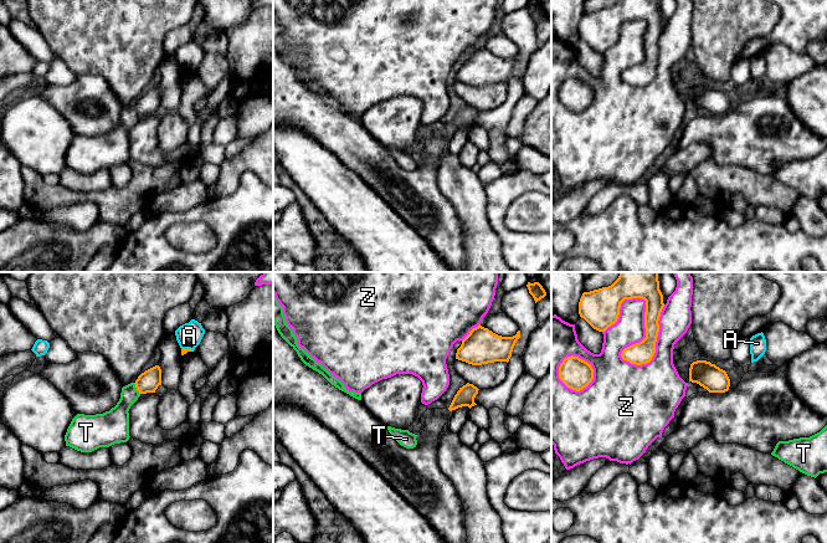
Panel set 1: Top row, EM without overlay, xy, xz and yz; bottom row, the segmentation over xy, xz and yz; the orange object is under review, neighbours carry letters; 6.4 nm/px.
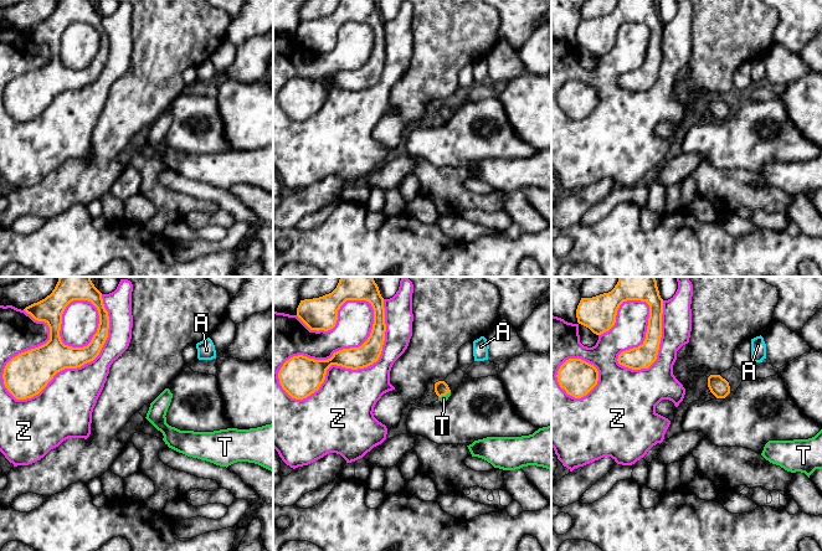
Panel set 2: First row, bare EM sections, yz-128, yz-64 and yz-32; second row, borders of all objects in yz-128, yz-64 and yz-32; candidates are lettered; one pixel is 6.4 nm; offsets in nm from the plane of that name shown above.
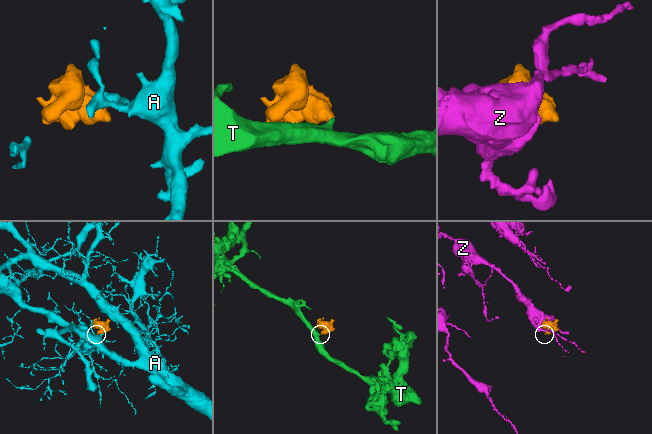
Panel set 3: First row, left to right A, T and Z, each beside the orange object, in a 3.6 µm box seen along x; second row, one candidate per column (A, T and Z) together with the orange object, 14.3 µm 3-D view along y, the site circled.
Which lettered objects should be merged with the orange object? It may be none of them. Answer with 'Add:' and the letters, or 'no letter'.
Add: T

